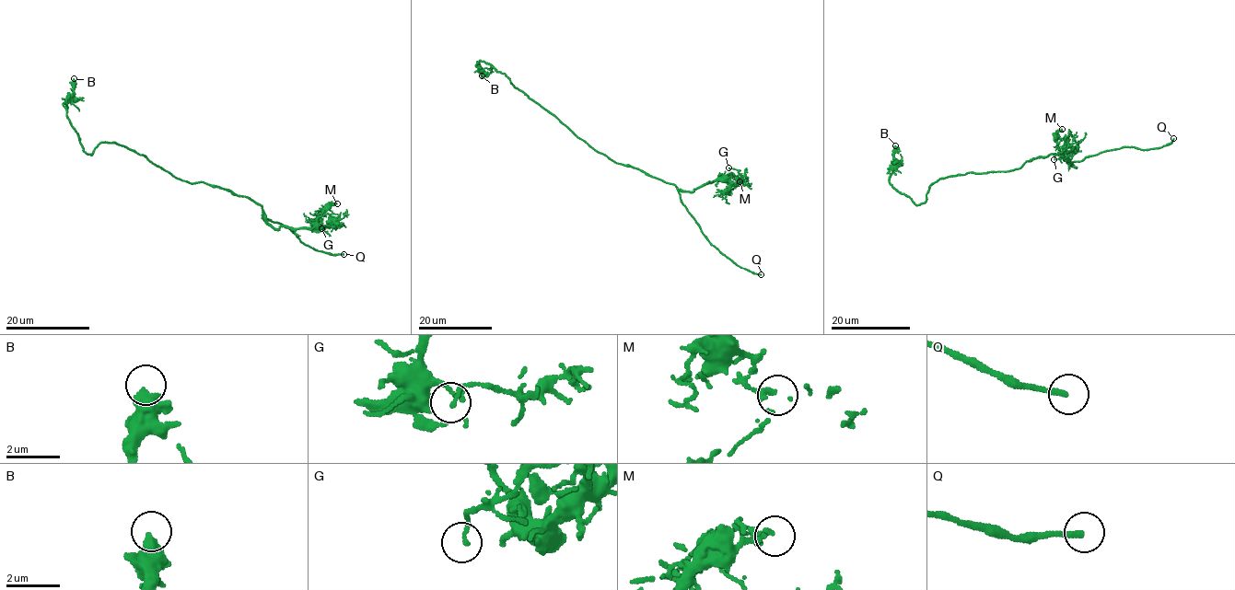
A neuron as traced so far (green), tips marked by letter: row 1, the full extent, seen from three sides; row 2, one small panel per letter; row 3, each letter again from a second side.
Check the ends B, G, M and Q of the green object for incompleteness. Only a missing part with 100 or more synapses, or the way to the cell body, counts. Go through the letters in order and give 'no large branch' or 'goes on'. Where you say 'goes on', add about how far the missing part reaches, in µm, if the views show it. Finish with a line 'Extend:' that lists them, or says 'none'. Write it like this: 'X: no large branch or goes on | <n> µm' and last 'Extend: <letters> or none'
B: no large branch
G: no large branch
M: no large branch
Q: goes on | 30 µm
Extend: Q

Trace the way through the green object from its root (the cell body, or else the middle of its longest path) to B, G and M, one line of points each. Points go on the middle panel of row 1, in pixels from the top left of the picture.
B: (605, 156), (518, 91), (503, 73), (481, 60), (476, 64), (483, 71), (482, 75)
G: (605, 156), (683, 191), (716, 179), (737, 185), (740, 175), (728, 167)
M: (605, 156), (616, 163), (638, 167), (683, 191), (693, 191), (729, 174), (739, 181)

